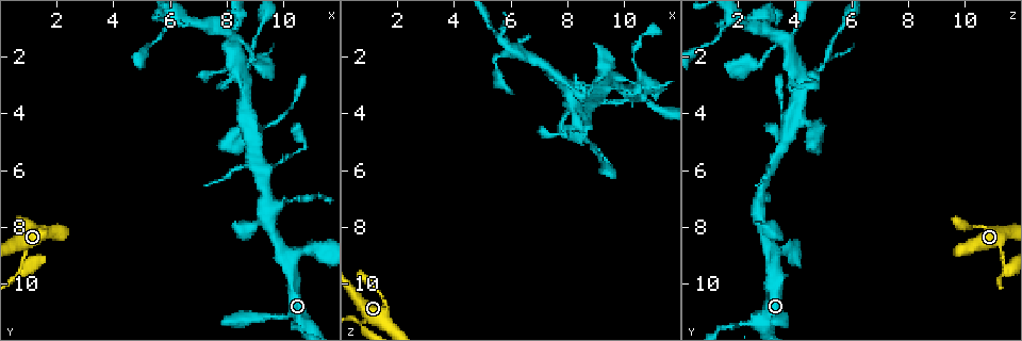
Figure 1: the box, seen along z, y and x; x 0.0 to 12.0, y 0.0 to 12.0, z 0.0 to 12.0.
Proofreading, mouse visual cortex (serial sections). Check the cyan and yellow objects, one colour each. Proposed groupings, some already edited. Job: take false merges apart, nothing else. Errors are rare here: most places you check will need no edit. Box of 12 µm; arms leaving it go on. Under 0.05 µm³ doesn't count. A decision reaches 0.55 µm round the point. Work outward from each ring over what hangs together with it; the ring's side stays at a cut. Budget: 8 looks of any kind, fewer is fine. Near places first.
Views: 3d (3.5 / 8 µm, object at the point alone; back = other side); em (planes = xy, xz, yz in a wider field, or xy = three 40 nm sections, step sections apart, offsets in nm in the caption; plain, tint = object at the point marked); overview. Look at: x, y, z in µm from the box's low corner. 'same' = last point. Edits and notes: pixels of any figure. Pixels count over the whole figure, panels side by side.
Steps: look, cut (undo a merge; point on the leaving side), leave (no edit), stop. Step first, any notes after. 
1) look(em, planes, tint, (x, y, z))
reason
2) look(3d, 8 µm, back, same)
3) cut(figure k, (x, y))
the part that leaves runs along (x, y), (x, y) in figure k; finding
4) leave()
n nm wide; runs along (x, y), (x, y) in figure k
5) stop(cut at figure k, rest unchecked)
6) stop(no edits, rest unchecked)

look(3d, 8 µm, (0.7, 9.3, 11.4))
calibre changes

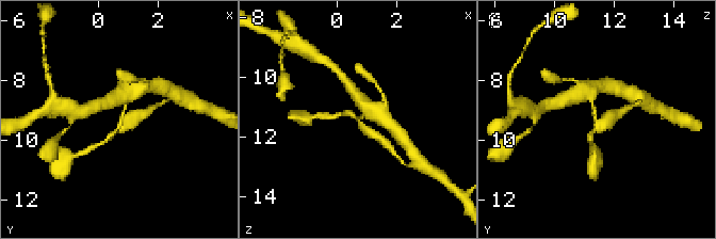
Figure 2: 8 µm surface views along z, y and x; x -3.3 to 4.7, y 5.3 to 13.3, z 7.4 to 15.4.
look(3d, 3.5 µm, back, (0.8, 9.3, 11.4))

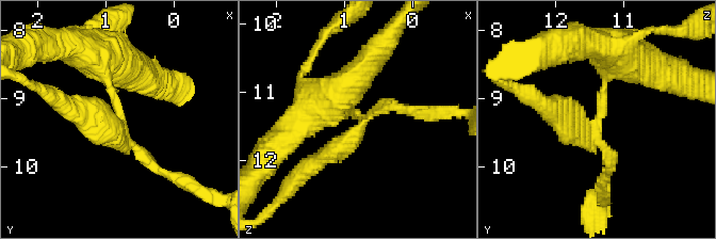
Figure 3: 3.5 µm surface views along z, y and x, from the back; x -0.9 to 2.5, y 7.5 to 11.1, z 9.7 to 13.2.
look(em, xy, step 5, tint, (0.75, 9.30, 11.40))
3 arms; arms of 150, 300, 350 nm; need the tissue

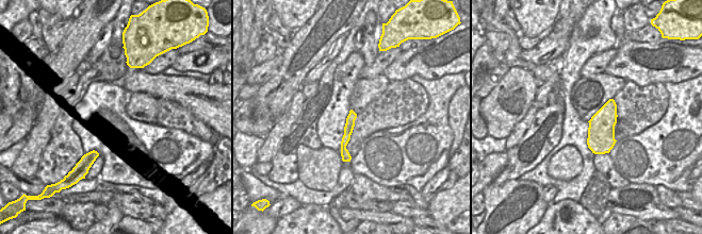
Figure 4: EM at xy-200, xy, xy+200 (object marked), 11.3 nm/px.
leave()
runs along (352, 113), (344, 141), (344, 159) in figure 4; all the same cell

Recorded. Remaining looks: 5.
look(3d, 3.5 µm, (8.6, 2.9, 4.4))
four or more arms meet

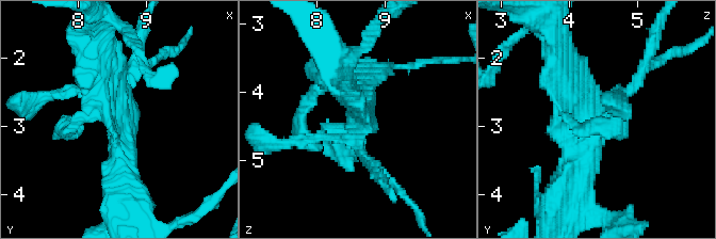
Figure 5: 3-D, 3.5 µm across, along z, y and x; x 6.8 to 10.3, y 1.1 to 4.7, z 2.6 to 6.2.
leave()
runs along (124, 188), (124, 132), (100, 64) in figure 5; continuous, no second cell

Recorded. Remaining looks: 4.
look(3d, 3.5 µm, (10.3, 3.8, 3.6))
thin neck

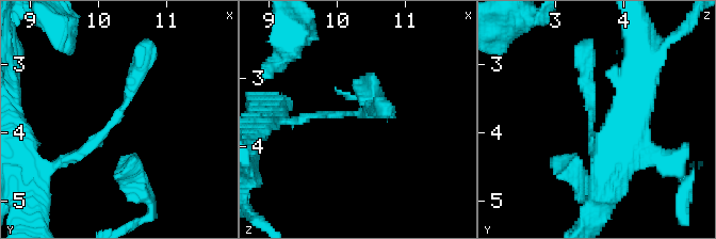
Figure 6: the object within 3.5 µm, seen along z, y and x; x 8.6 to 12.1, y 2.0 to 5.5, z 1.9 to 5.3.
look(em, xy, step 2, tint, (10.25, 3.90, 3.50))
need the tissue

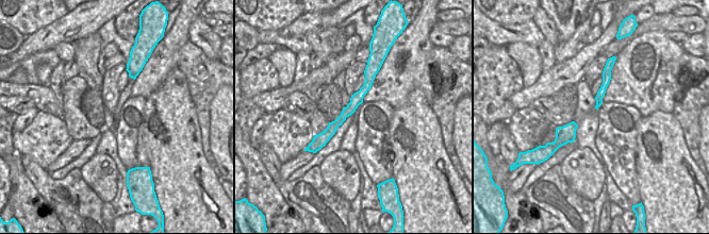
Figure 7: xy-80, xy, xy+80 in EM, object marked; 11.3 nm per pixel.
look(em, planes, tint, same)
cut it another way

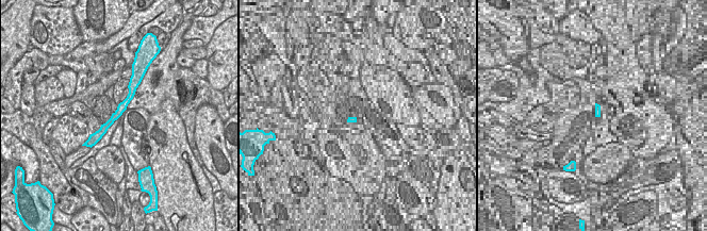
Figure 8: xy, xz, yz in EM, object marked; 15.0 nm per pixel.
leave()
140 nm wide; runs along (132, 87), (118, 113), (93, 138) in figure 8; all the same cell

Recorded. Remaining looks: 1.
stop(no edits, rest unchecked)

